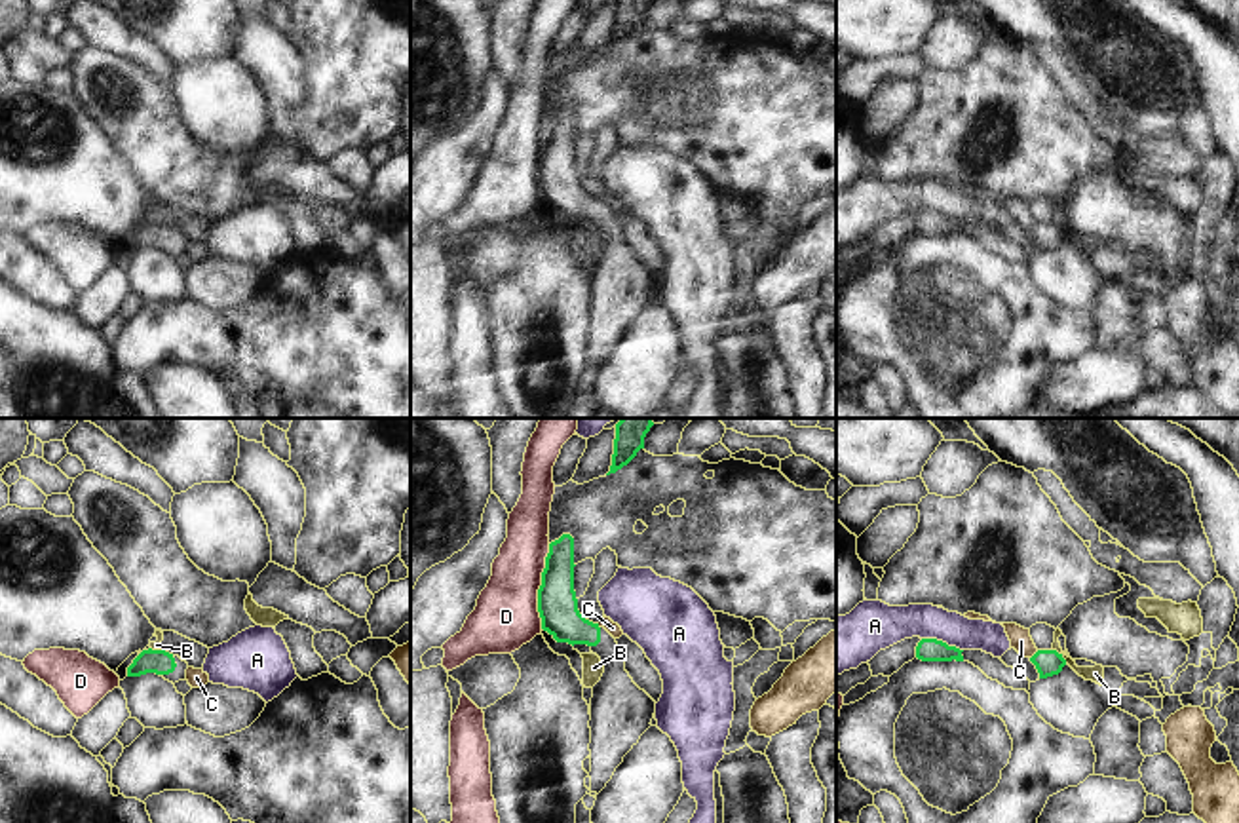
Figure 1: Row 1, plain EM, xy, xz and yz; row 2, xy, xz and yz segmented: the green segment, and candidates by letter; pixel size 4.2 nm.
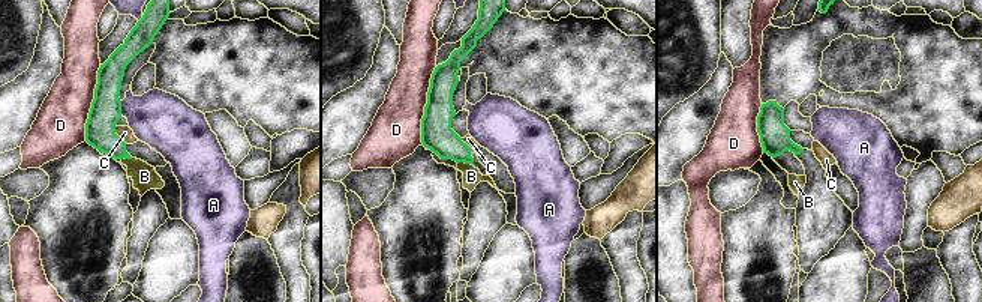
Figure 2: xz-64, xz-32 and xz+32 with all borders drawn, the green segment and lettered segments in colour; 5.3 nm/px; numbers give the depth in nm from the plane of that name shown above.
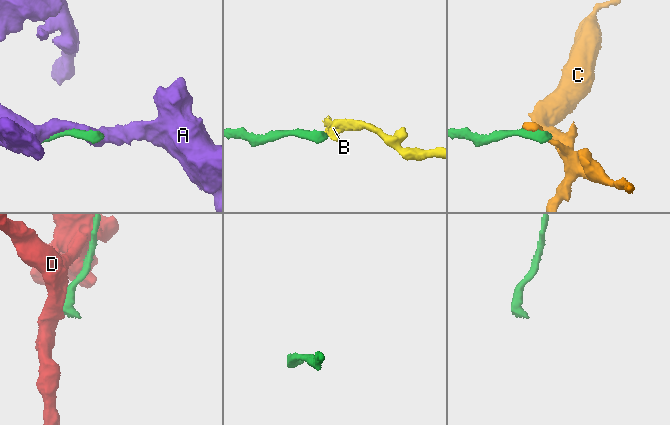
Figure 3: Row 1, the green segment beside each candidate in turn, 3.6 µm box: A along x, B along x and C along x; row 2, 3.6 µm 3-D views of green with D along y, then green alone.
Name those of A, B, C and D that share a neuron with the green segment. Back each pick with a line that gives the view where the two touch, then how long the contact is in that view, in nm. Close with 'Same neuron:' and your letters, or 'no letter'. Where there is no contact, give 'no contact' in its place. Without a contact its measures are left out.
Same neuron: no letter

